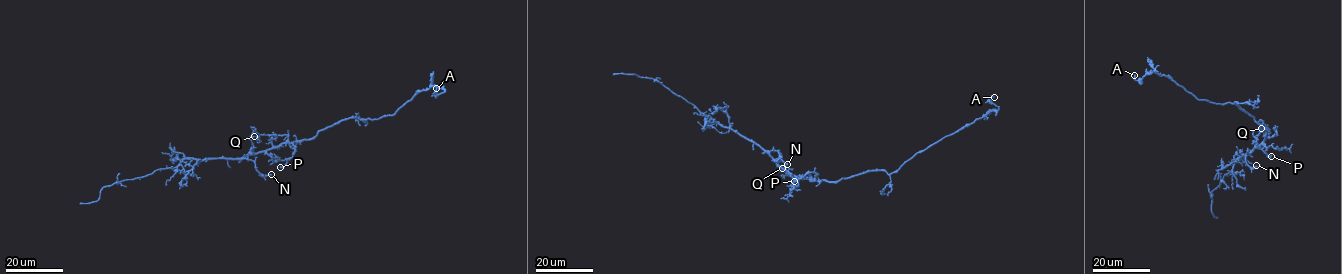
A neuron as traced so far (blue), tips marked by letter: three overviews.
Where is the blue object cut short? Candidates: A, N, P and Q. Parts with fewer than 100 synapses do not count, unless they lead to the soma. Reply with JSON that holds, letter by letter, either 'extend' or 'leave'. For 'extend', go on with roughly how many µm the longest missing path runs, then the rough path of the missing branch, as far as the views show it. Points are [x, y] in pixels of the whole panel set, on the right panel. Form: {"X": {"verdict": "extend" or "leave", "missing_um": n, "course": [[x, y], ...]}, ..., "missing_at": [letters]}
{"A": {"verdict": "leave"}, "N": {"verdict": "leave"}, "P": {"verdict": "leave"}, "Q": {"verdict": "leave"}, "missing_at": []}

